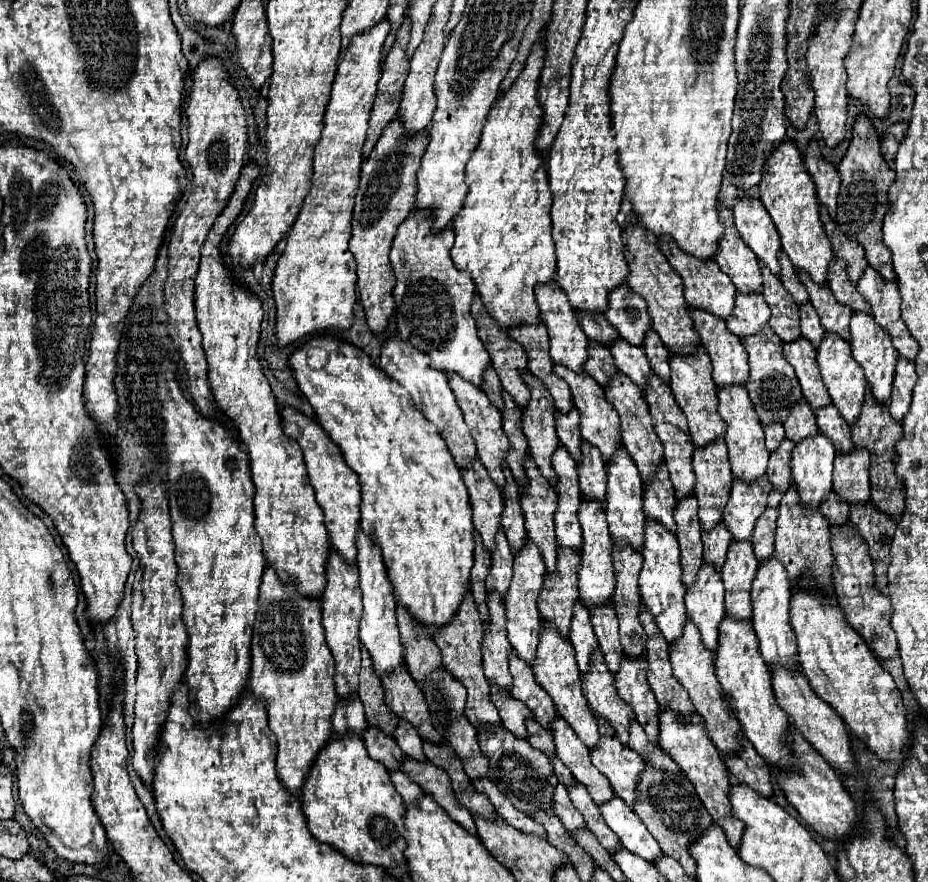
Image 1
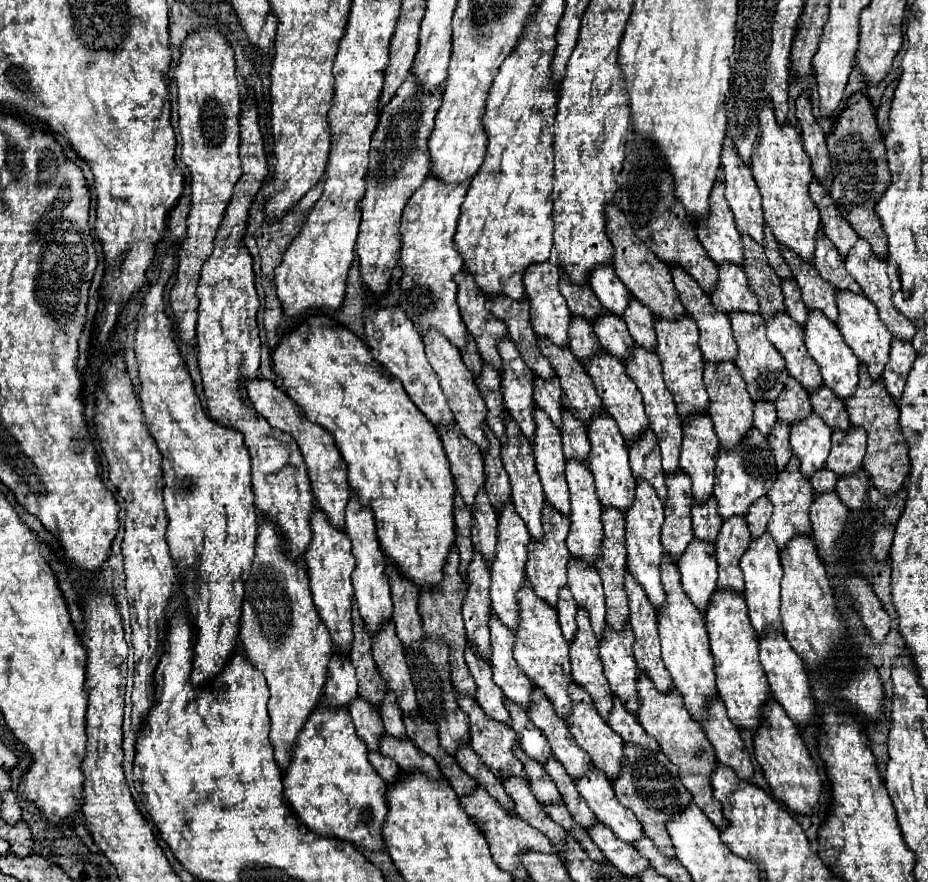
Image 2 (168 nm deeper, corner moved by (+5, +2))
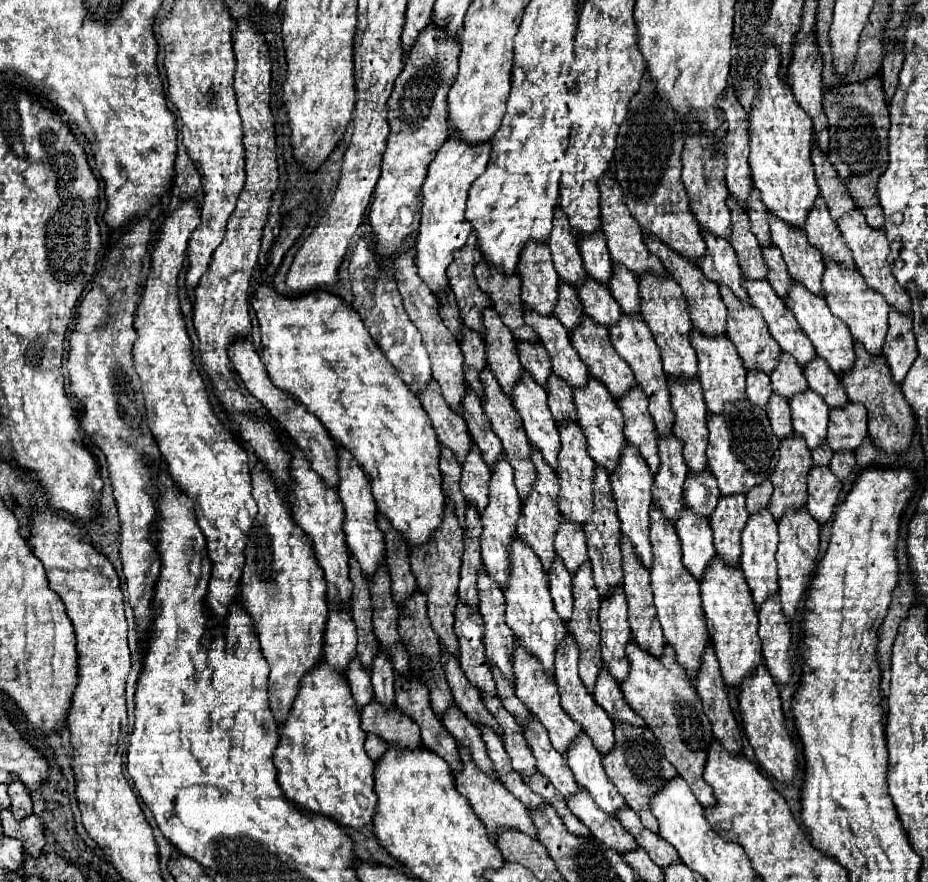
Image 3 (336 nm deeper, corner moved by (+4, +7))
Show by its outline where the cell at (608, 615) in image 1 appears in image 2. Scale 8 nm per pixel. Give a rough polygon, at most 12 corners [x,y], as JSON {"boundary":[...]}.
{"boundary":[[570,558],[568,588],[588,612],[596,638],[606,632],[598,570]]}

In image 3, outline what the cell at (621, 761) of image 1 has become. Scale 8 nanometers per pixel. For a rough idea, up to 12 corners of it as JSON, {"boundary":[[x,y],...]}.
{"boundary":[[567,629],[555,651],[563,709],[605,755],[613,721],[577,675],[579,647]]}

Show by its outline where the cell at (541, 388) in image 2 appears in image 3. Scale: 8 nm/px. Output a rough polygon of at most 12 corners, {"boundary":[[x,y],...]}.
{"boundary":[[517,341],[521,365],[545,387],[551,359],[541,343]]}

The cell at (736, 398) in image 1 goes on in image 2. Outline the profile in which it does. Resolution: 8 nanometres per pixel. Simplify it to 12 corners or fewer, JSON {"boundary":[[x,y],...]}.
{"boundary":[[734,362],[704,366],[708,416],[724,450],[752,430],[754,402]]}

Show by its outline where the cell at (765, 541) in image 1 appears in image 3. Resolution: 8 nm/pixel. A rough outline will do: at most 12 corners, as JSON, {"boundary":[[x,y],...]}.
{"boundary":[[771,481],[751,487],[747,511],[765,509],[771,493]]}

